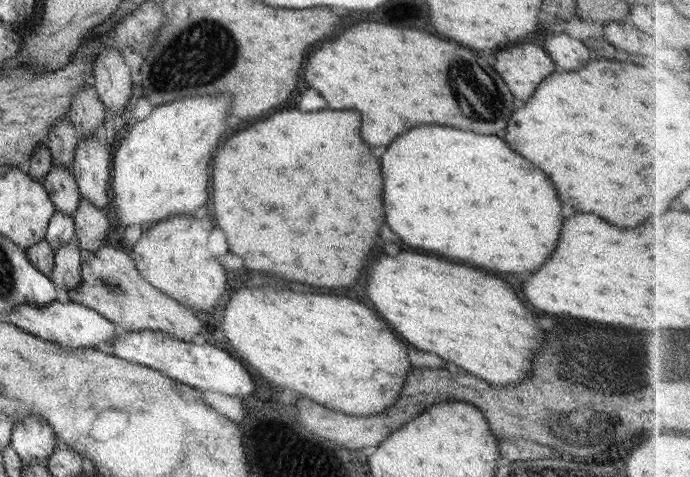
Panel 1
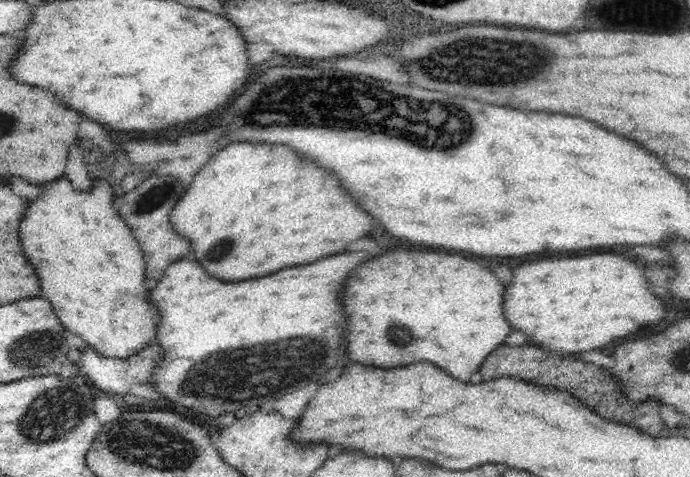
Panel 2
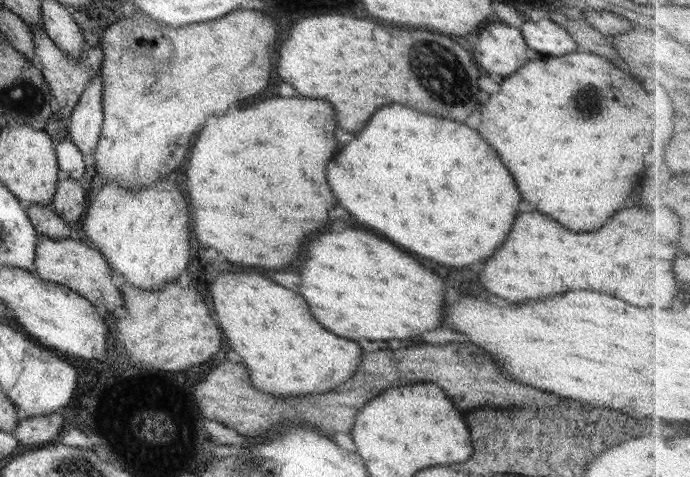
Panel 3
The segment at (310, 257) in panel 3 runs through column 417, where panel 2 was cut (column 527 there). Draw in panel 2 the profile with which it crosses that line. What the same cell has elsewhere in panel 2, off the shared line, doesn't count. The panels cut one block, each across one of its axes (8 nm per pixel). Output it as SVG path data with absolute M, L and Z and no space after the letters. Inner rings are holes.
M608 252L528 260L512 268L504 314L510 326L522 330L528 340L544 344L556 355L574 356L568 352L598 350L664 320L664 304L646 288L646 282L640 266Z

